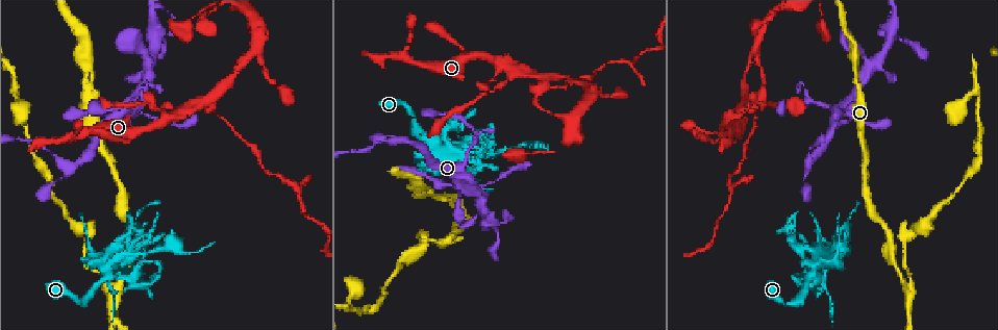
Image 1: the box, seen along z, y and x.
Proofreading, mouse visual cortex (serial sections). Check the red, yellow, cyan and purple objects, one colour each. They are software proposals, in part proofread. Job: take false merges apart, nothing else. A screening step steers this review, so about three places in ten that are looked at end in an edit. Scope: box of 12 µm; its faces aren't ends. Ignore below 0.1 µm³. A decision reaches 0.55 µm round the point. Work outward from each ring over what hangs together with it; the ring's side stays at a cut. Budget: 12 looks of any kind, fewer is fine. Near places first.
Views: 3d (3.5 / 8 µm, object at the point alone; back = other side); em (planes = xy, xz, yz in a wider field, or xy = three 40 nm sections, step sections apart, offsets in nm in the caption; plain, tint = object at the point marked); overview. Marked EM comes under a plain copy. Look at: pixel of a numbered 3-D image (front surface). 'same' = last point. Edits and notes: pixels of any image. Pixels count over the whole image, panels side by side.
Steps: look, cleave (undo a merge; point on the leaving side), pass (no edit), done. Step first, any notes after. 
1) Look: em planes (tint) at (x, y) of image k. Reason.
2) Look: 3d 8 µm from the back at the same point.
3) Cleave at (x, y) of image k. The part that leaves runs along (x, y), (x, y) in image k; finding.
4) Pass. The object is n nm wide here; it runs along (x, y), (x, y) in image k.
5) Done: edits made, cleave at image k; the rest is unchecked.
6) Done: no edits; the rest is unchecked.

Look: 3d 8 µm at (143, 107) of image 1. Abrupt turn.

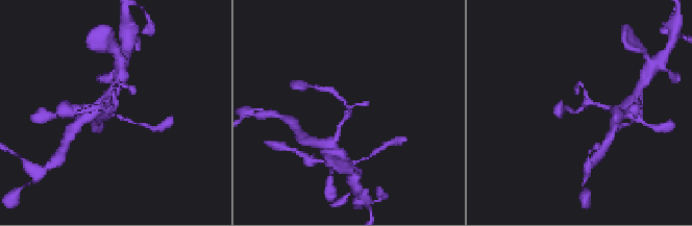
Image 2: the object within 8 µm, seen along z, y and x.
Look: em xy step 3 (tint) at (116, 107) of image 2. Now the EM.

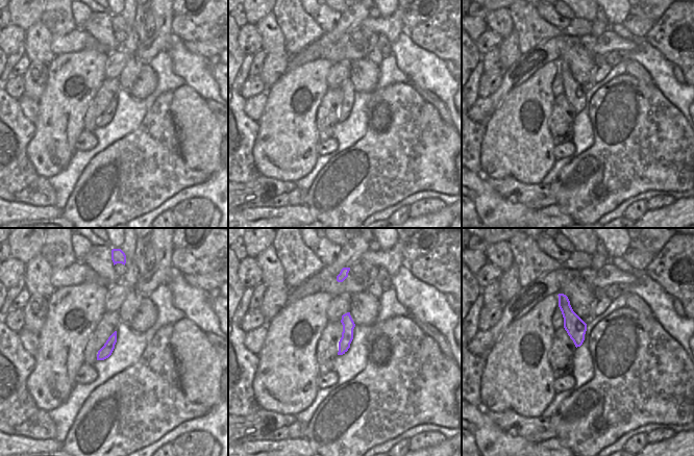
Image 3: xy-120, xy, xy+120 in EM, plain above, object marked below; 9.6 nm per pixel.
Pass. It runs along (347, 315), (347, 337), (341, 351) in image 3; all the same cell.

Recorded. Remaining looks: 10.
Look: em planes (tint) at (809, 164) of image 1. Arms part here.

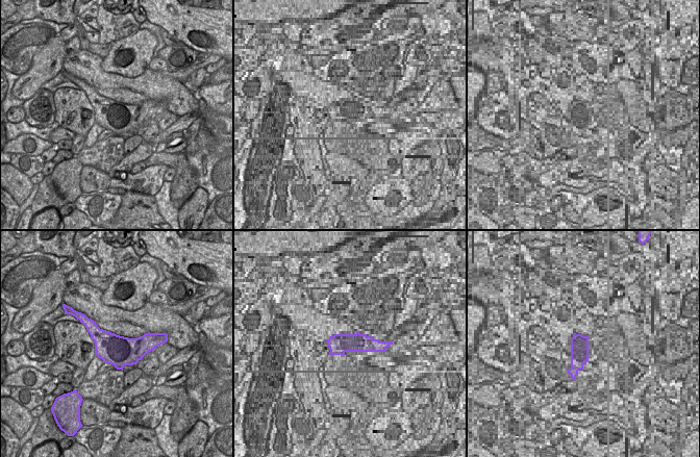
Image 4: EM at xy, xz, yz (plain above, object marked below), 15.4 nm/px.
Look: 3d 3.5 µm at the same point. See where the arms go.

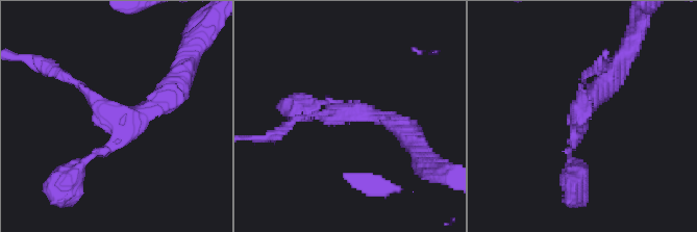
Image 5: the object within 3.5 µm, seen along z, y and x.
Pass. The object is 460 nm wide here; it runs along (177, 87), (81, 163) in image 5; continuous, no second cell.

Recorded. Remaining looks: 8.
Look: 3d 3.5 µm at (101, 280) of image 1. Three-way junction.

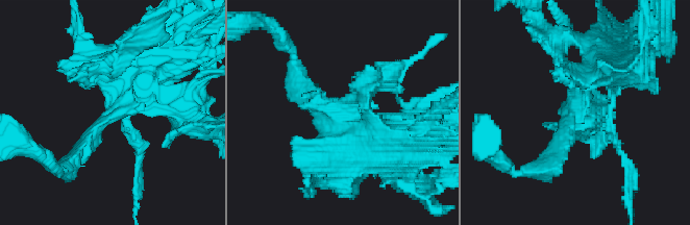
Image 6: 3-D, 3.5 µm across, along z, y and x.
Look: em xy step 1 (tint) at (574, 116) of image 6. 3 arms meet here; the arms are 200, 250, 350 nm wide.

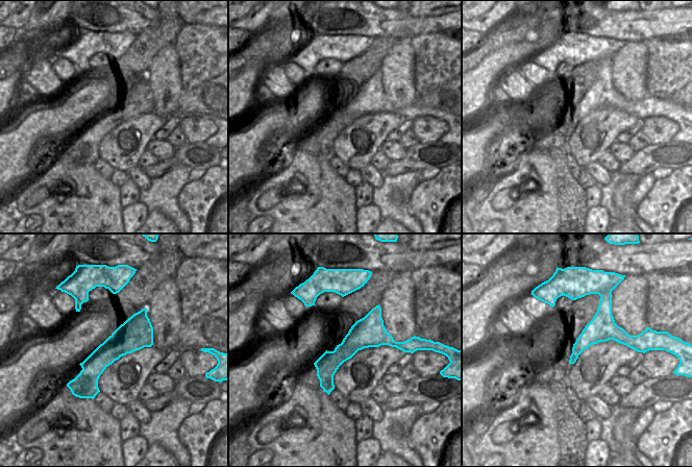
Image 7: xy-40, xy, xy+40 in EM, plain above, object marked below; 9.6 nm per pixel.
Cleave at (126, 127) of image 6. The part that leaves runs along (111, 116), (126, 68), (168, 55) in image 6; two cells meet here.

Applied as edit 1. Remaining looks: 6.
Look: overview.

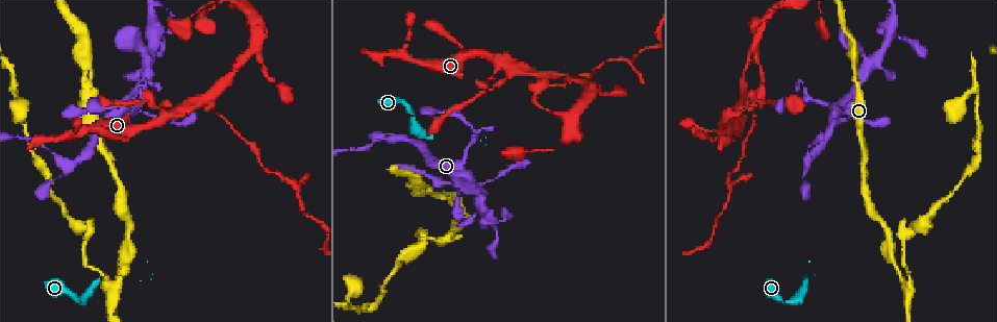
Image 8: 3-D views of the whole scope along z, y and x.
Look: 3d 3.5 µm from the back at (109, 286) of image 8. A fork.

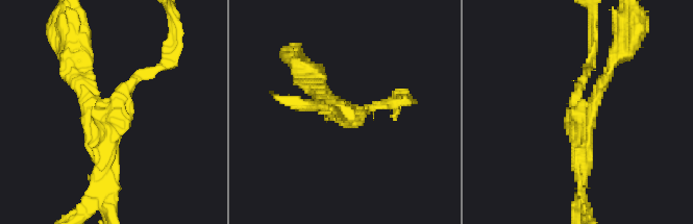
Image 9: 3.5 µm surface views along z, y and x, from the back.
Look: em xy step 3 (tint) at (581, 116) of image 9. 3 arms meet here; the arms are 150, 200, 300 nm wide; shape alone is not enough.

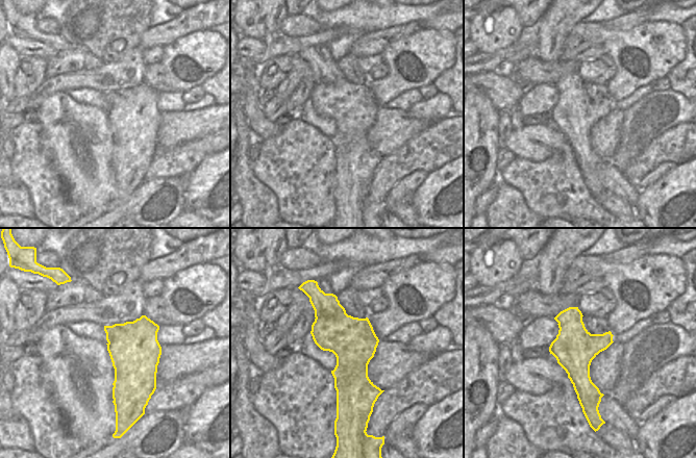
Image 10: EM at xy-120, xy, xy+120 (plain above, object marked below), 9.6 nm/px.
Look: em xy step 1 (tint) at the same point. Another direction.

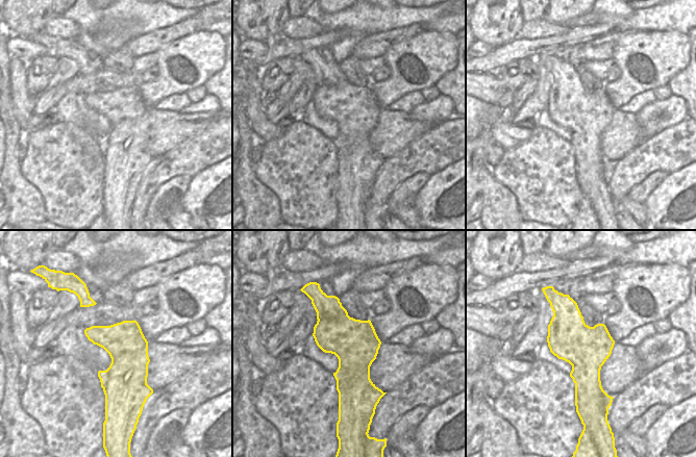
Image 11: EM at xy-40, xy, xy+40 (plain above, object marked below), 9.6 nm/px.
Cleave at (149, 70) of image 9. The part that leaves runs along (575, 102), (591, 57), (591, 39) in image 9; two cells meet here.

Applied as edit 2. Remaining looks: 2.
Done: edits made, cleave at image 6, cleave at image 9; the rest is unchecked.

